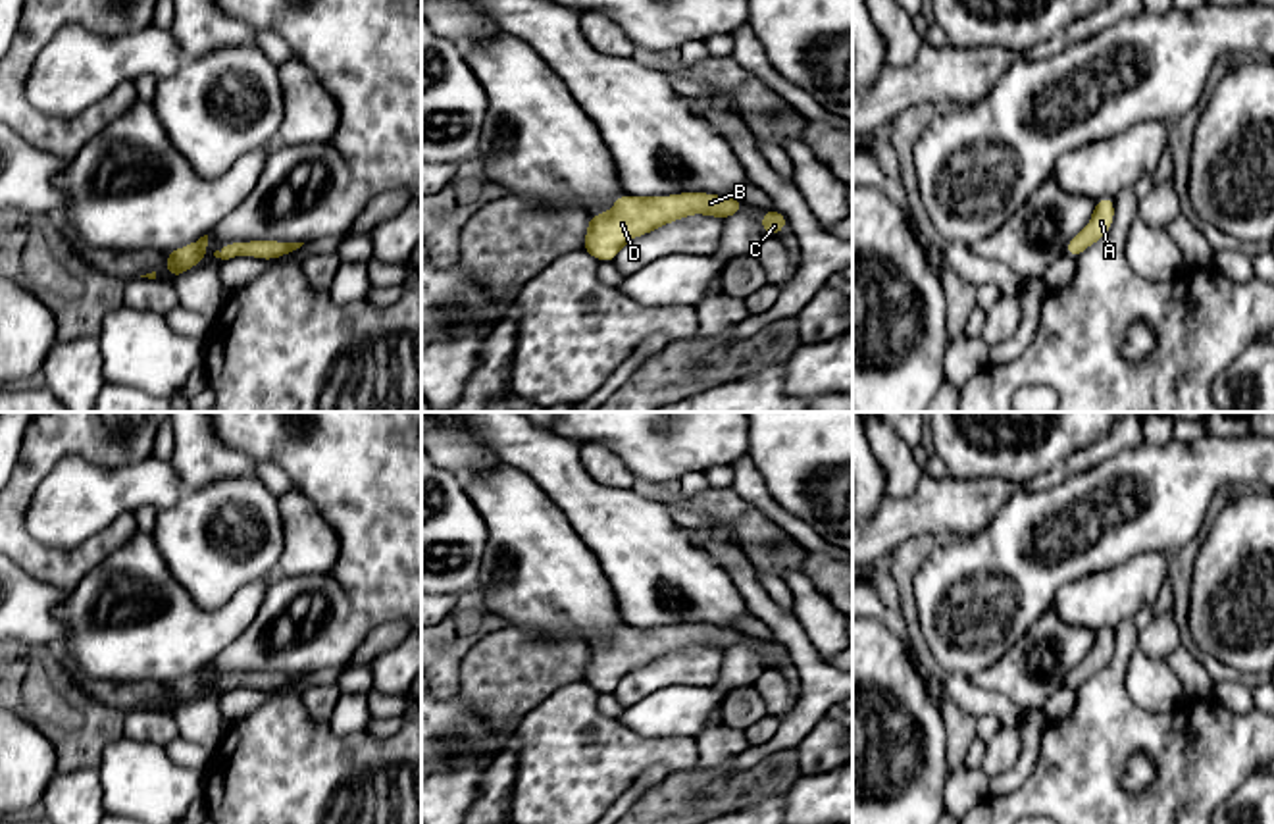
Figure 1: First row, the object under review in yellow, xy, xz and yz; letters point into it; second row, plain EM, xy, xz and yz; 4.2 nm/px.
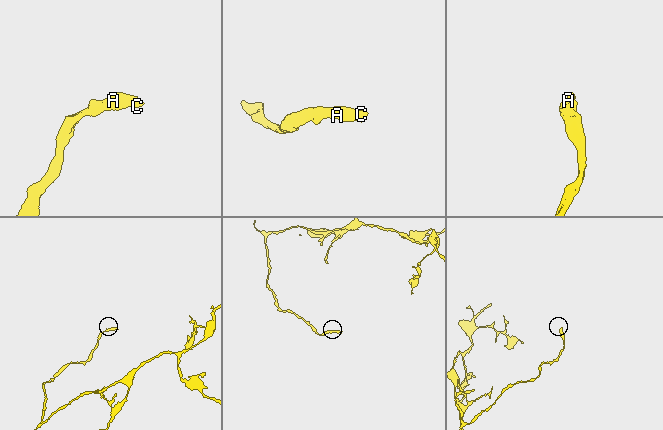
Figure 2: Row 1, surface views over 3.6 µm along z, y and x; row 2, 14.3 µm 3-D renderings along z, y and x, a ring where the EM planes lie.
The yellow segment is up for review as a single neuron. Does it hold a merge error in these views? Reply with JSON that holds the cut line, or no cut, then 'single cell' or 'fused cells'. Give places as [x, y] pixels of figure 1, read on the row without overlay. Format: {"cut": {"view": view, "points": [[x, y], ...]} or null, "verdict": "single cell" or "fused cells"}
{"cut": null, "verdict": "single cell"}

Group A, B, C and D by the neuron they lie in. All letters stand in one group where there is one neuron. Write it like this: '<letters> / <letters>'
A B C D

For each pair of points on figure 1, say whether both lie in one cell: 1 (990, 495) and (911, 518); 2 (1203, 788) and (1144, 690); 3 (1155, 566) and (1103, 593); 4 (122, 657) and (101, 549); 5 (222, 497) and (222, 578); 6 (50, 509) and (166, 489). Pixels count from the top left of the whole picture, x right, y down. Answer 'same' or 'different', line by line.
1: same
2: different
3: same
4: different
5: same
6: same

